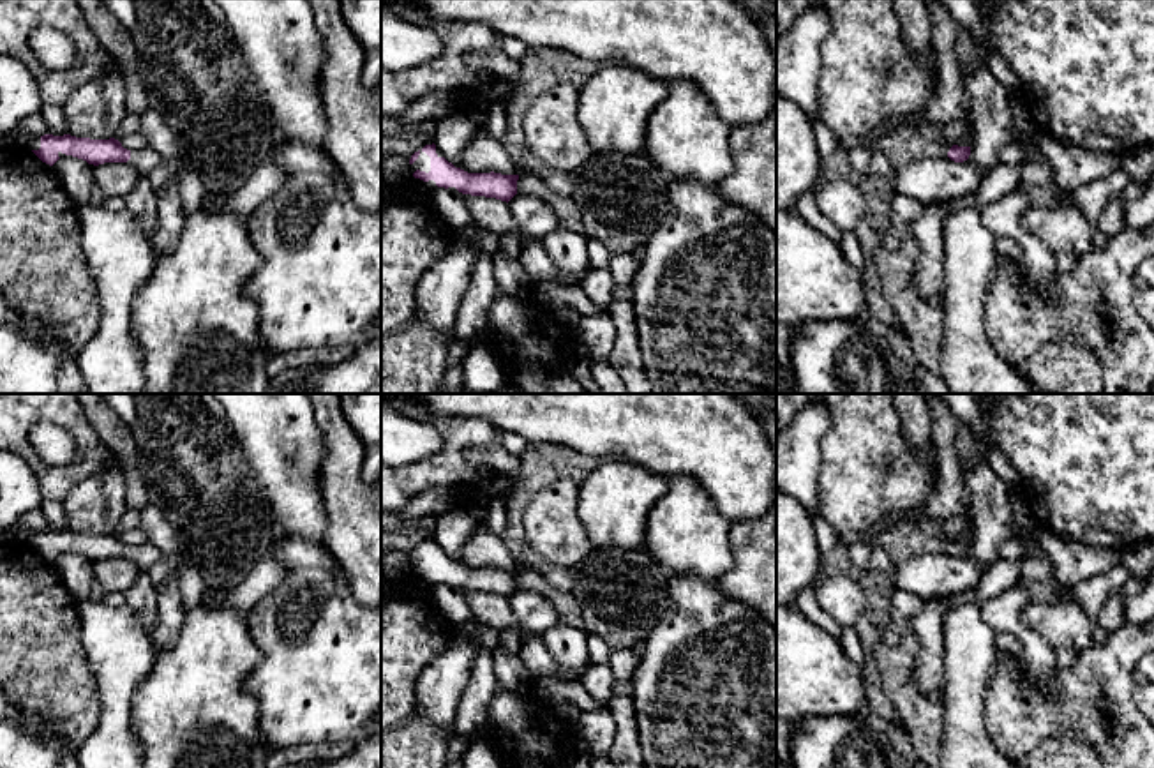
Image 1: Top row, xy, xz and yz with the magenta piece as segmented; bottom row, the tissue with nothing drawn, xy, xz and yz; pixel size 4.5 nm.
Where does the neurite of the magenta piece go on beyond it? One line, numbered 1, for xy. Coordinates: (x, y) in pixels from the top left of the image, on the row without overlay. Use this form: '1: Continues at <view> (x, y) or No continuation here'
1: Continues at xy (145, 555)

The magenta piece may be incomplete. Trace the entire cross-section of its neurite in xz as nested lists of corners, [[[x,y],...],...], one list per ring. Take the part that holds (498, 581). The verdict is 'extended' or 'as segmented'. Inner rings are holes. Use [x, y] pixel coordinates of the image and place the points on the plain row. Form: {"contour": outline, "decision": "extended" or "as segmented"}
{"contour": [[[425,540],[409,554],[409,568],[427,584],[445,583],[471,591],[496,593],[510,597],[517,590],[517,576],[521,570],[531,570],[542,576],[529,563],[521,563],[515,570],[501,568],[468,568],[448,558],[436,540]]], "decision": "extended"}

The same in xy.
{"contour": [[[44,530],[44,531],[32,531],[25,538],[25,542],[28,542],[42,558],[49,561],[53,561],[60,553],[72,551],[94,561],[104,558],[129,558],[143,570],[152,567],[162,554],[150,542],[141,546],[127,546],[115,533],[90,535],[90,533],[76,533],[71,530],[64,531]]], "decision": "extended"}

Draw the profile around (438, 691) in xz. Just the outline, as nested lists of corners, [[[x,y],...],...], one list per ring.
[[[450,632],[448,648],[416,680],[415,710],[422,719],[438,727],[453,727],[457,706],[480,648],[461,632]]]

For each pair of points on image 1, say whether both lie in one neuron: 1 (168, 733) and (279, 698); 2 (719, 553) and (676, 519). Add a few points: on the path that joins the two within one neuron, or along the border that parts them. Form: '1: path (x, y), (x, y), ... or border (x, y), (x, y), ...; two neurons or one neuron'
1: border (258, 662), (244, 689), (256, 701), (265, 745); two neurons
2: path (708, 551), (687, 530); one neuron

